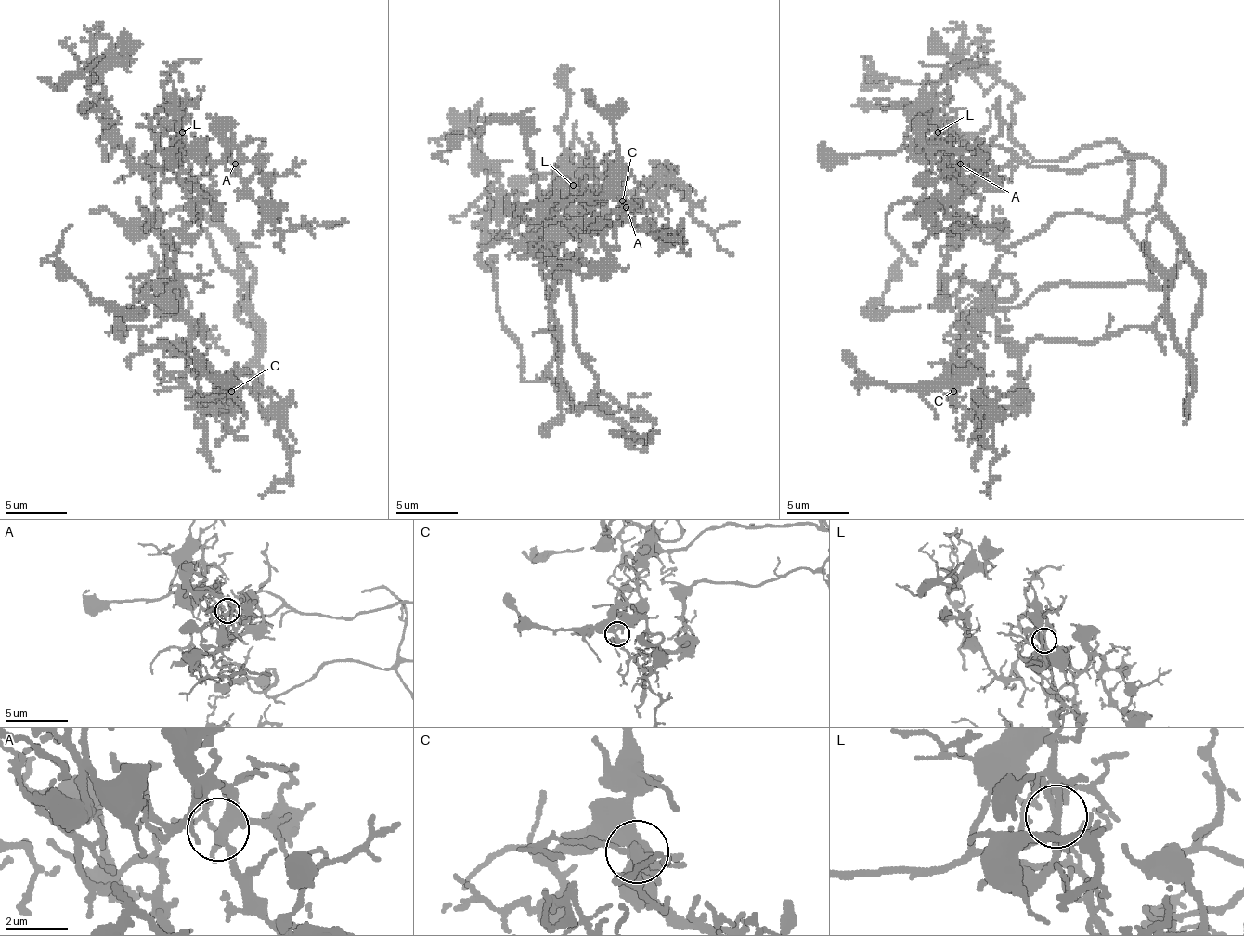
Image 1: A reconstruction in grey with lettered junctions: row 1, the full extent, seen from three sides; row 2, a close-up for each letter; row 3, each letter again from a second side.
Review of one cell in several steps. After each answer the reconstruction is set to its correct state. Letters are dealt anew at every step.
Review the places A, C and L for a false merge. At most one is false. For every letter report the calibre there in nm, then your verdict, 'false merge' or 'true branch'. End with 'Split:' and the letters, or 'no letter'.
A: calibre 300 nm; true branch
C: calibre 320 nm; true branch
L: calibre 240 nm; true branch
Split: no letter

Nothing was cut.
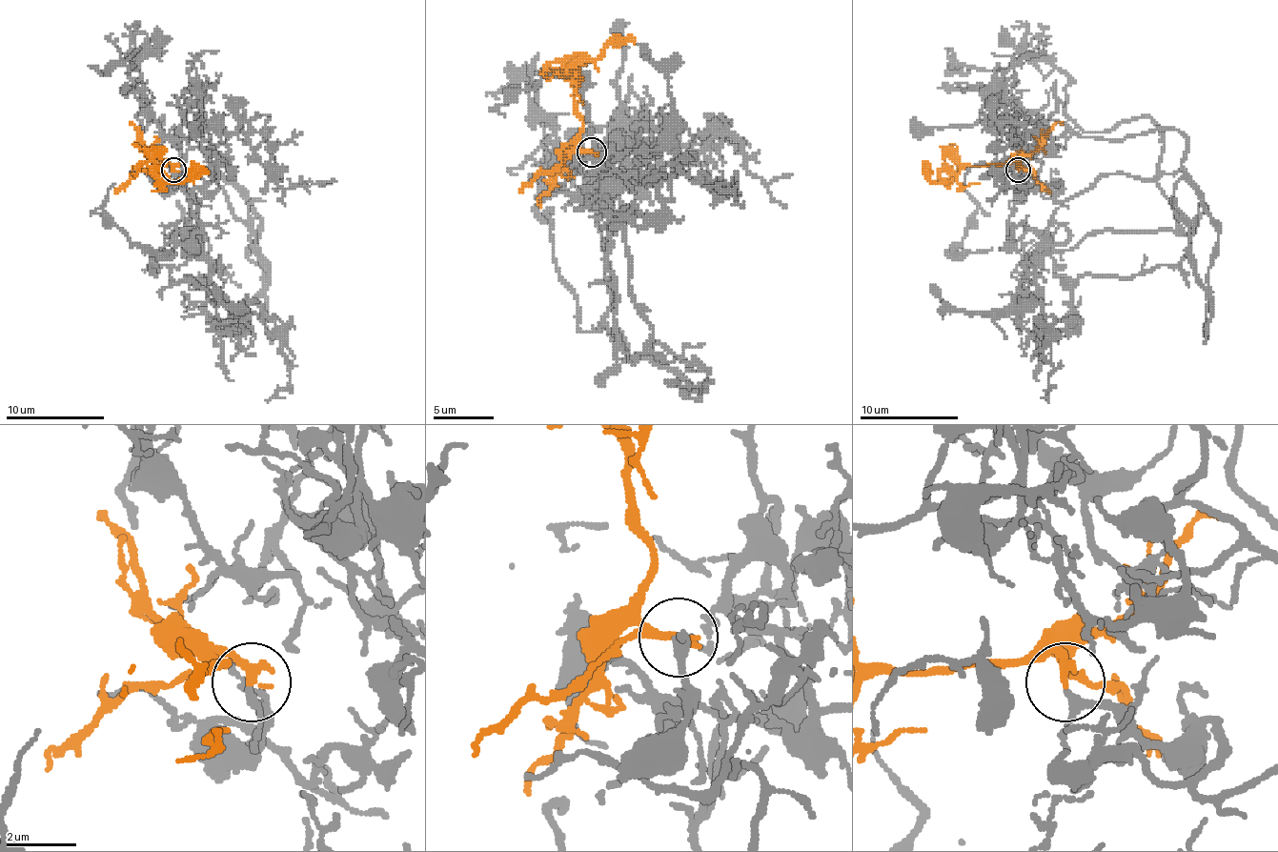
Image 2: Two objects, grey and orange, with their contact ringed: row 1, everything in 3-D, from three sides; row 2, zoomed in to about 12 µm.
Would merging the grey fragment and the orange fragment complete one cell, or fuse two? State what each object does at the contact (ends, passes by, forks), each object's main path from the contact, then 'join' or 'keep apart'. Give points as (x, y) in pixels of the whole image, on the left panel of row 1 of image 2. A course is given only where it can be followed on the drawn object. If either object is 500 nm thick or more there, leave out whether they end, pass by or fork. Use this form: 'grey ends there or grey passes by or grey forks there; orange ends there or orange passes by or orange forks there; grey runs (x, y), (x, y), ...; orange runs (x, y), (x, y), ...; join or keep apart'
grey passes by; orange ends there; grey runs (174, 172), (196, 201), (201, 130), (179, 131), (211, 149), (240, 131), (287, 189), (332, 181); orange runs (174, 169), (167, 161), (162, 164), (167, 164), (159, 166), (159, 176), (184, 183), (209, 172); join

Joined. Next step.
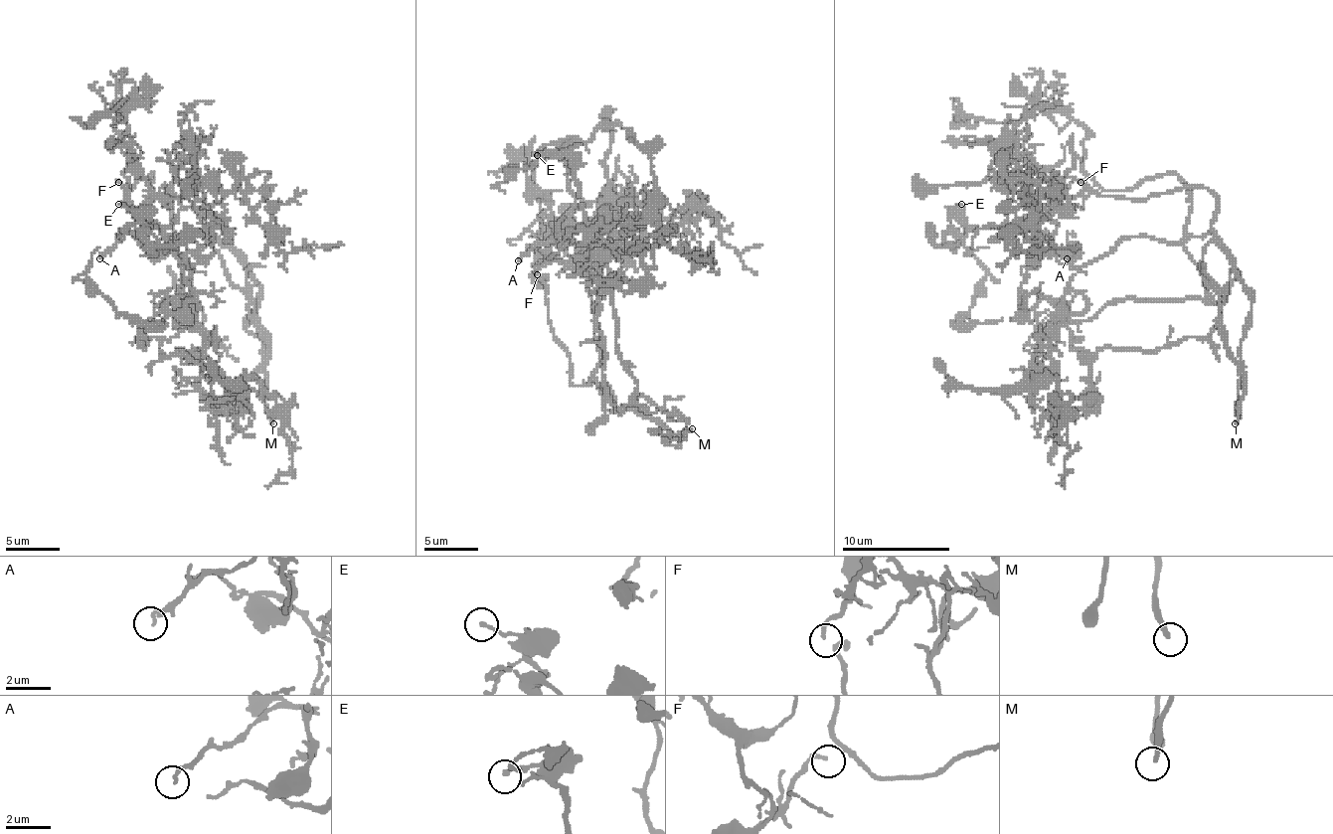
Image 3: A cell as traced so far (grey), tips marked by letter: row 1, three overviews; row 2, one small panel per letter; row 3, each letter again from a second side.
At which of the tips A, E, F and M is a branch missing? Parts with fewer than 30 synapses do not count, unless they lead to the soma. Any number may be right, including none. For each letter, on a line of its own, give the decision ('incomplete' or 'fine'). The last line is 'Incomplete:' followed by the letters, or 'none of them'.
A: fine
E: fine
F: fine
M: incomplete
Incomplete: M

